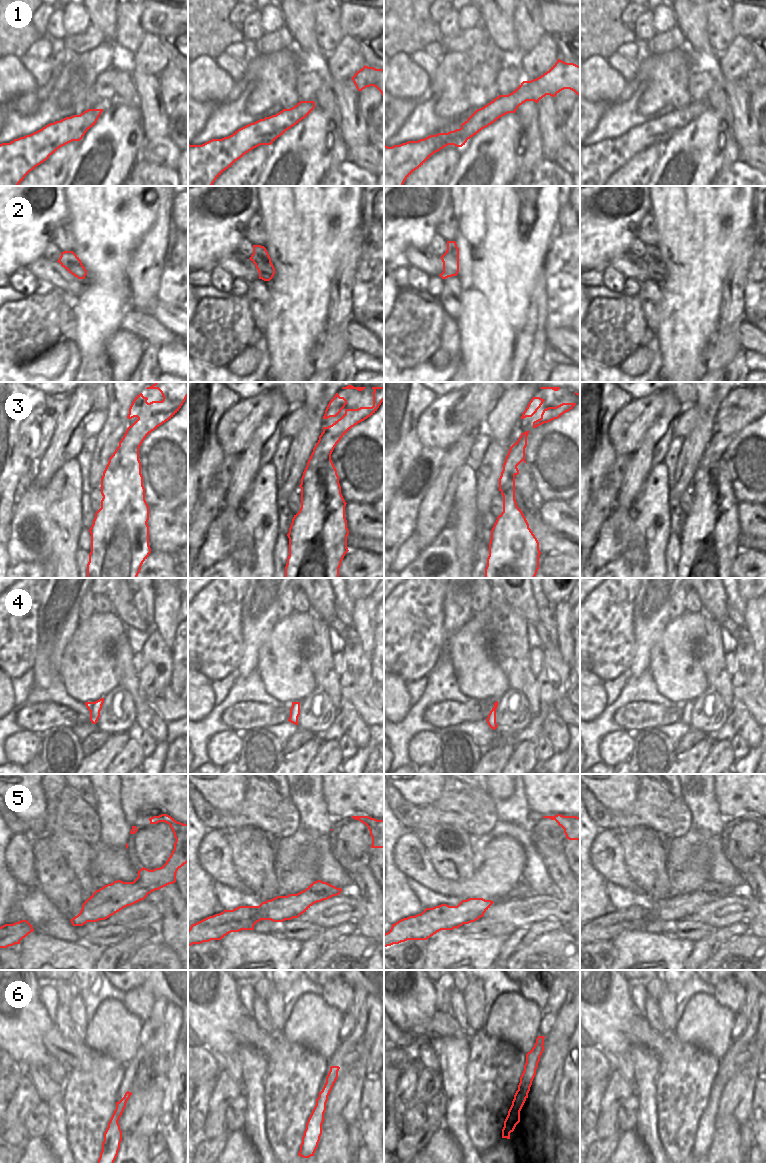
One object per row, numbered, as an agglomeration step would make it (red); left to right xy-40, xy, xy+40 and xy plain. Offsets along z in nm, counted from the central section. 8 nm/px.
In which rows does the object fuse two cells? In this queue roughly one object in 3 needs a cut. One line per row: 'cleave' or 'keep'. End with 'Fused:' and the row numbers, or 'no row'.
1: keep
2: cleave
3: cleave
4: keep
5: keep
6: keep
Fused: 2, 3

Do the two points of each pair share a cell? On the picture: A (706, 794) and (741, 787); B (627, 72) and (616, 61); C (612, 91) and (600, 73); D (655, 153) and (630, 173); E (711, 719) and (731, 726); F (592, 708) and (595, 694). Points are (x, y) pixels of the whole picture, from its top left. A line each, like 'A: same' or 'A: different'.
A: different
B: same
C: same
D: same
E: different
F: same

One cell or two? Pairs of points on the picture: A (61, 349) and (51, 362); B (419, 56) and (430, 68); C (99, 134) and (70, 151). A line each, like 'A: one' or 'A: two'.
A: one
B: one
C: two

